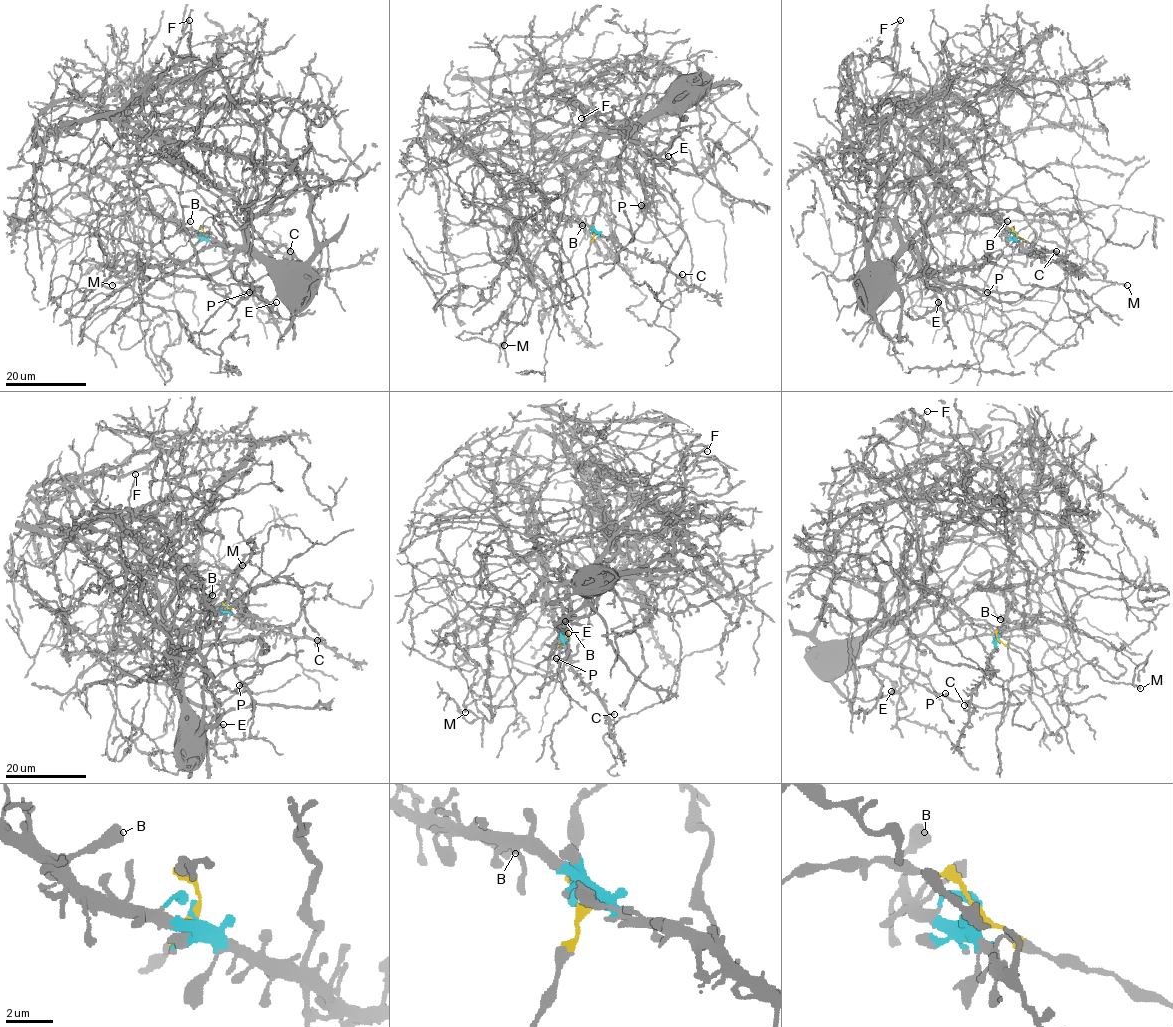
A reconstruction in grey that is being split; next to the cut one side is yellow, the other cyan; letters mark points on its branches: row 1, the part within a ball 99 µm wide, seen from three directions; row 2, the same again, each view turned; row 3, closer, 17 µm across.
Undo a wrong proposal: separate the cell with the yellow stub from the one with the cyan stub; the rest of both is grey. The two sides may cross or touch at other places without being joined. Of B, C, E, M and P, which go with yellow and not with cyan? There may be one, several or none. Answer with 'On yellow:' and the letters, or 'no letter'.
On yellow: E, M, P

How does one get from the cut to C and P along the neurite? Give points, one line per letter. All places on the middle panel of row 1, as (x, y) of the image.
C: (595, 234), (611, 237), (650, 260), (663, 263), (676, 274), (682, 274)
P: (595, 234), (603, 189), (592, 153), (613, 132), (628, 132), (653, 163), (653, 201), (640, 205)

